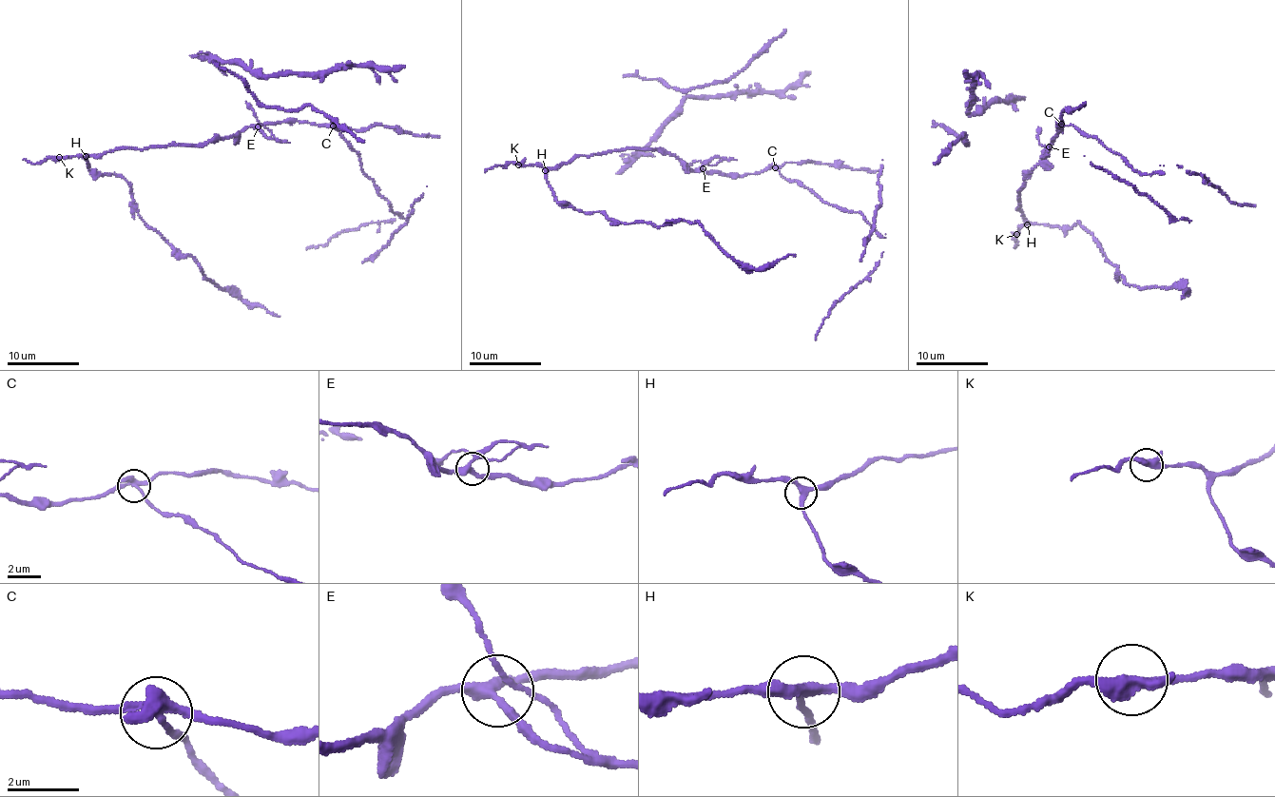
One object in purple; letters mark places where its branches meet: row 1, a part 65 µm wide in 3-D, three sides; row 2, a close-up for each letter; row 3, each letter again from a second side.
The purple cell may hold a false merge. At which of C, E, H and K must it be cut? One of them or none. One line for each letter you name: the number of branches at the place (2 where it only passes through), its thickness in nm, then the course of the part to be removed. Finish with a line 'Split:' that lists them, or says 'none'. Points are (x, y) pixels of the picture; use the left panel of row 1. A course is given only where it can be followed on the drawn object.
C: Branches: 3. Thickness 320 nm
Split: C

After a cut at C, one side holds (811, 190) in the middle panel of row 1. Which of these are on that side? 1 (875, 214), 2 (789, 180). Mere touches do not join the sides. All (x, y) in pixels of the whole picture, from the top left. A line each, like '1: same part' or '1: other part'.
1: other part
2: same part

